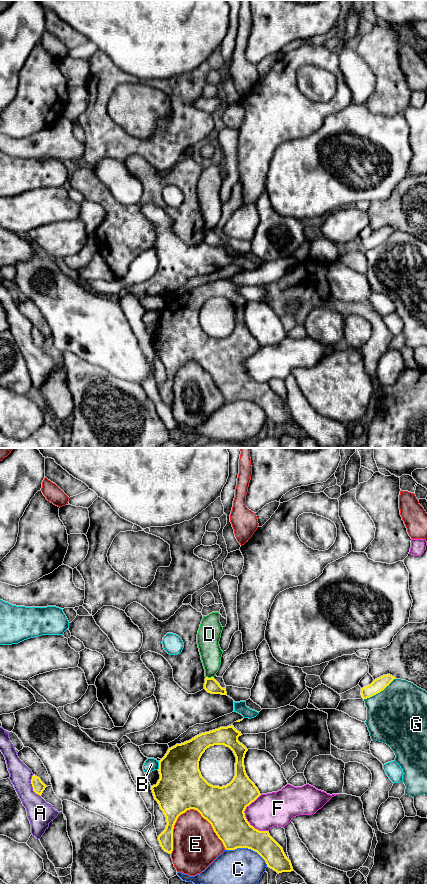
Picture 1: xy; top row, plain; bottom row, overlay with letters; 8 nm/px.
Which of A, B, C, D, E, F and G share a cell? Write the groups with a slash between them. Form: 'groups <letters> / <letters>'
groups A / B / C / D G / E / F

